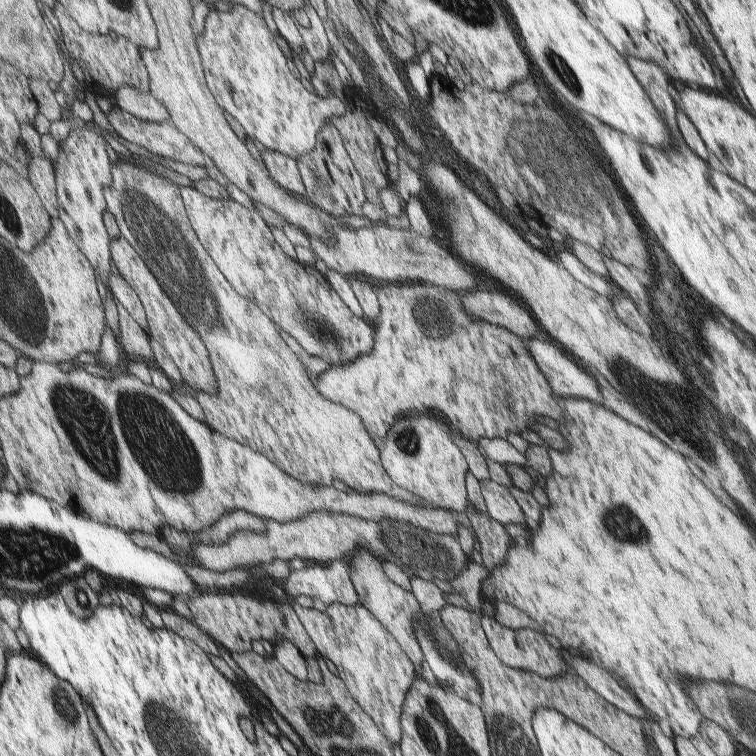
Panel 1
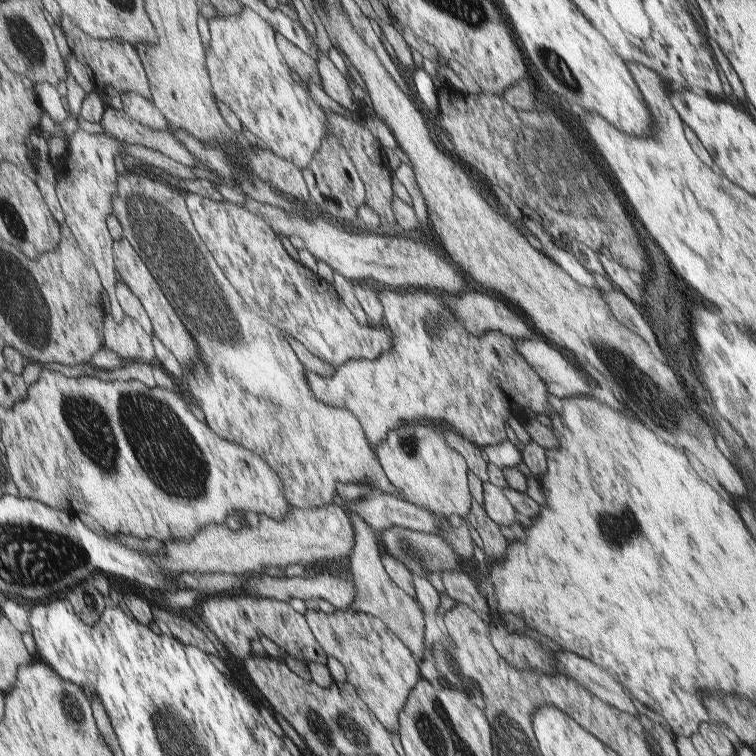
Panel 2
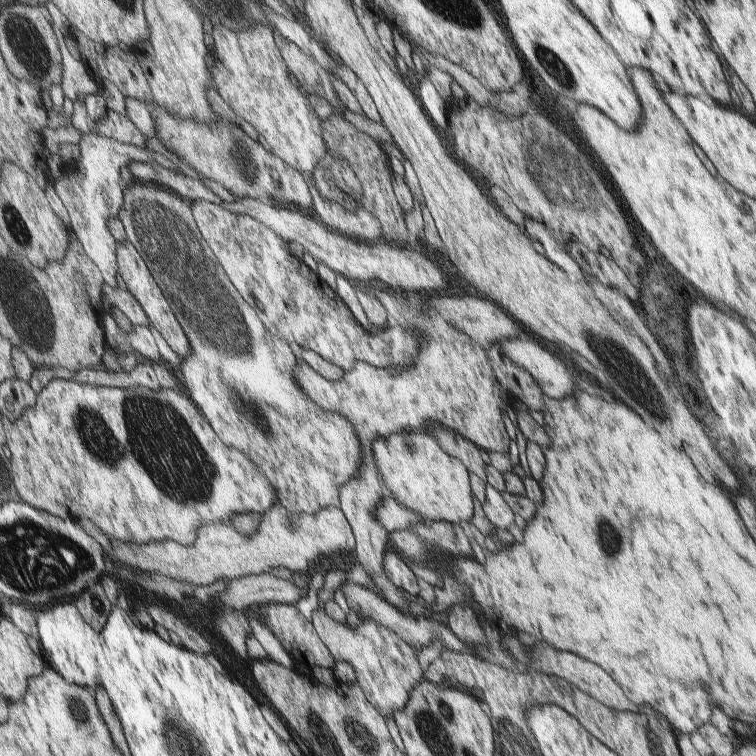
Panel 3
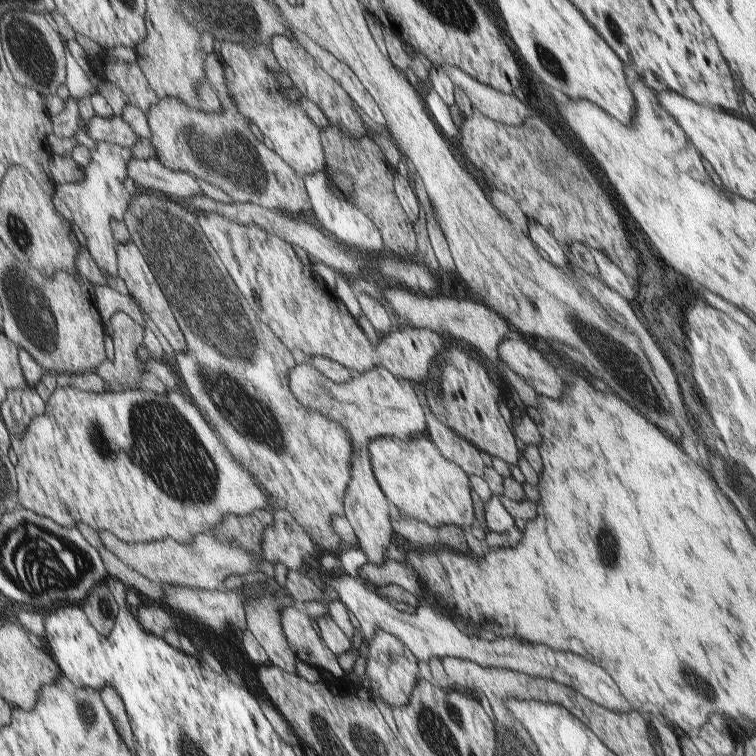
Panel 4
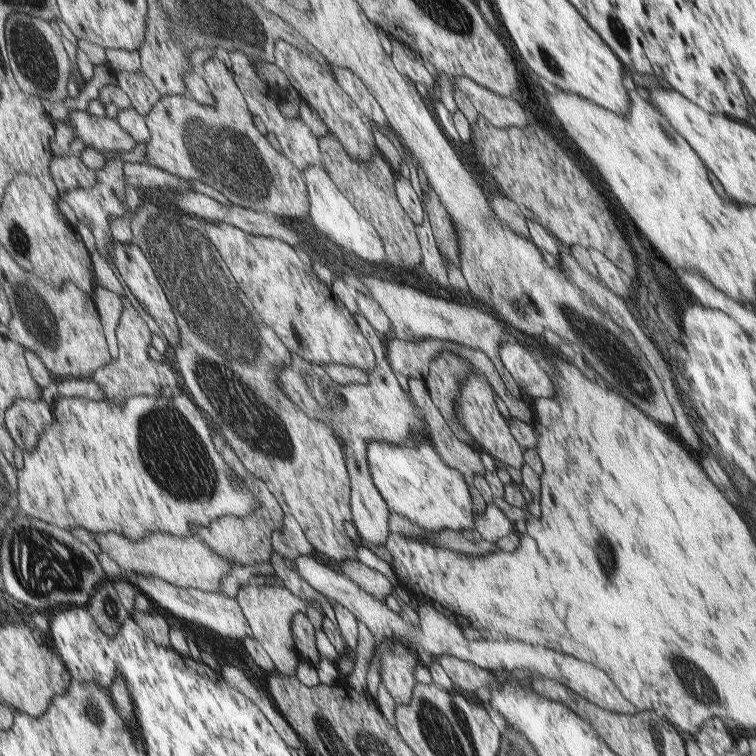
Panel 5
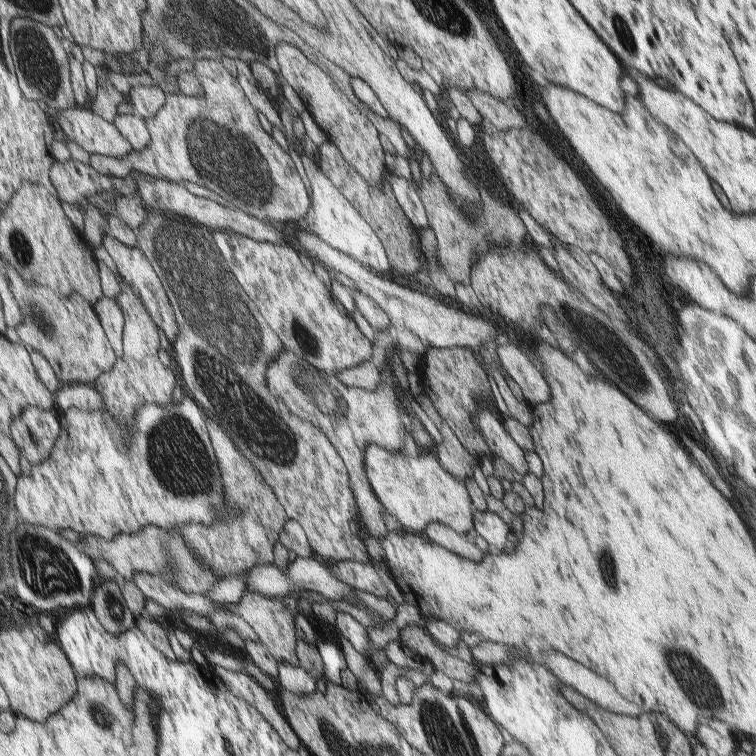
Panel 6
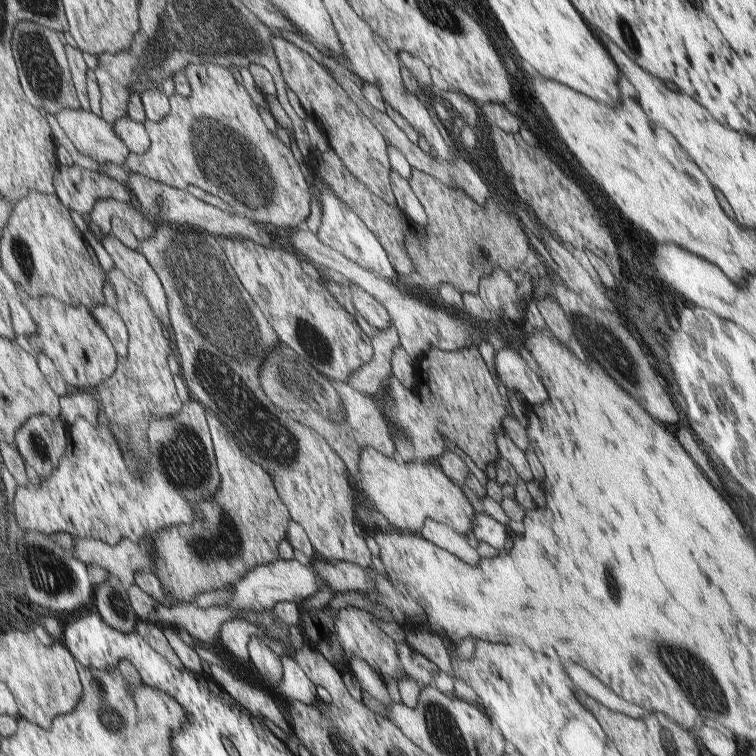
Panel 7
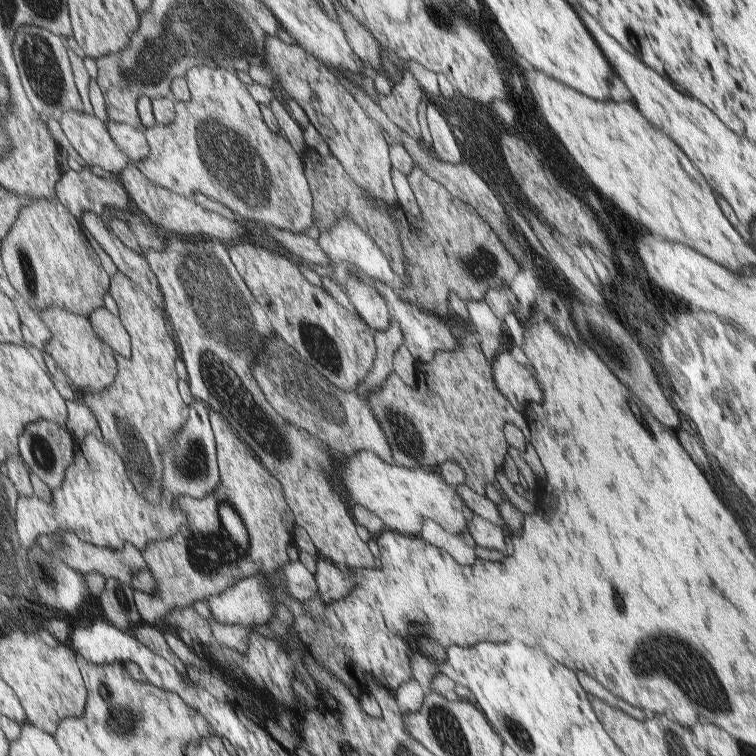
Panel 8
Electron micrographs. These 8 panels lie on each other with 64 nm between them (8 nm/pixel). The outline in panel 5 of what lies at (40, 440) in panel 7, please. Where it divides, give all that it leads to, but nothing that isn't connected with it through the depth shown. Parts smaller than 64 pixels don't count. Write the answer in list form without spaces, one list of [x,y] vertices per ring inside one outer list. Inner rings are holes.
[[[18,398],[16,404],[8,408],[6,426],[20,449],[34,452],[40,446],[46,428],[56,422],[52,410],[52,406],[43,398]]]

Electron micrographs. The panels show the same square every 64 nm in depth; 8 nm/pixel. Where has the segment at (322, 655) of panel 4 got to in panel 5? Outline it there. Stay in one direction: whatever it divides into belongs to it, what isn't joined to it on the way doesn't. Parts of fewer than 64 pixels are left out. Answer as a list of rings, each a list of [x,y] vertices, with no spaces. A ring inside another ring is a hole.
[[[299,611],[292,618],[292,640],[300,660],[317,667],[320,662],[320,650],[316,644],[314,626],[304,611]]]

